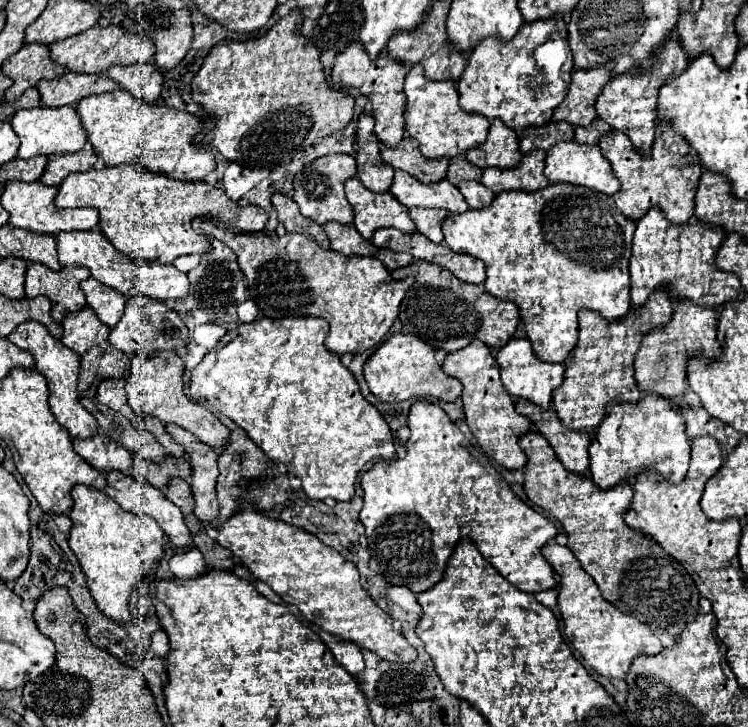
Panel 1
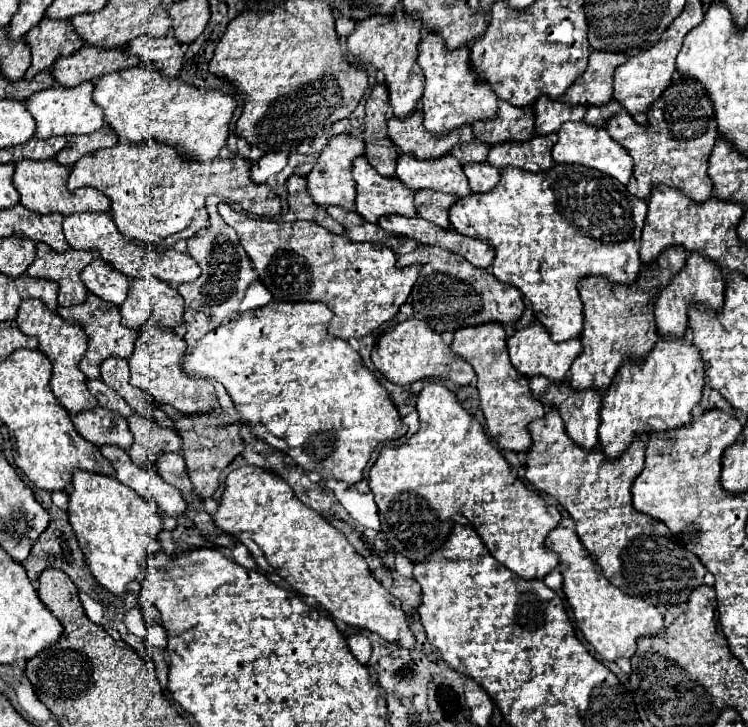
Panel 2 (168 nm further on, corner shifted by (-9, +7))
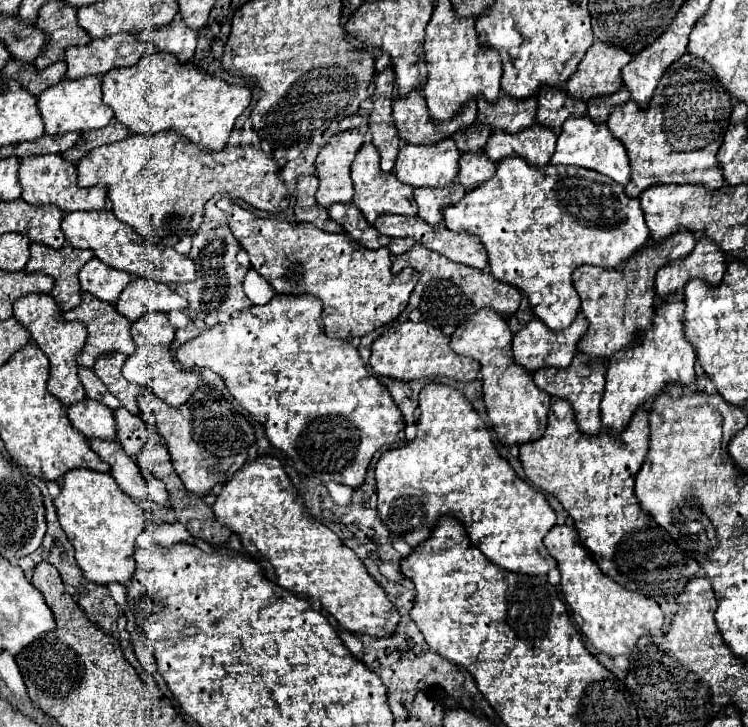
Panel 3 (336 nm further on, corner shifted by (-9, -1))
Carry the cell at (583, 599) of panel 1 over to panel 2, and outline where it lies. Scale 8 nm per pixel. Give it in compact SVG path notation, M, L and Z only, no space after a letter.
M556 527L546 537L546 547L550 551L556 551L560 557L560 573L564 577L562 589L574 611L578 629L606 661L616 661L620 657L630 659L636 651L636 639L640 635L658 635L662 631L664 623L658 609L652 607L652 603L622 593L622 589L614 587L602 575L598 563L592 561L574 529Z

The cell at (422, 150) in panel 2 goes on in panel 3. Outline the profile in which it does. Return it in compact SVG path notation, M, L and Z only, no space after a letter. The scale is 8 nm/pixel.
M414 91L414 95L408 95L406 99L396 99L392 107L394 125L398 129L400 139L408 145L426 145L426 147L450 139L458 129L472 127L474 115L476 103L468 103L466 111L462 111L458 119L446 123L446 127L434 127L434 123L430 123L426 101L422 99L420 91Z

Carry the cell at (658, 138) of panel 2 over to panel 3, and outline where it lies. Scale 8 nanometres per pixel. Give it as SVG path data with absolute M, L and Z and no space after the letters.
M688 53L670 65L644 111L640 111L634 101L614 107L608 119L608 129L626 147L632 167L630 183L624 187L626 195L640 197L646 187L658 183L700 185L708 191L724 187L716 153L730 125L730 113L730 95L722 91L710 67Z

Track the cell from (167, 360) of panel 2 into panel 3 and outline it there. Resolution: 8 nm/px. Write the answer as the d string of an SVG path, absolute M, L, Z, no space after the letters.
M150 311L150 315L144 315L138 323L132 323L132 339L136 341L136 353L130 355L122 367L122 375L140 387L152 389L164 403L172 407L184 405L194 391L198 391L201 375L194 371L184 371L178 367L178 363L172 357L170 345L174 343L174 329L168 325L168 317L158 311Z

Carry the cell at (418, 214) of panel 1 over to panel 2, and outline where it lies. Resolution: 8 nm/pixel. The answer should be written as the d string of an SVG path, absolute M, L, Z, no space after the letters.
M416 191L416 197L414 197L418 217L428 219L440 227L450 227L448 211L456 199L458 199L456 195L446 195L440 191Z

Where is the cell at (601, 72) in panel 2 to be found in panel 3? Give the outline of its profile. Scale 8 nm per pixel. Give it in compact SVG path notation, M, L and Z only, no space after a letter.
M594 41L586 59L582 59L578 71L564 89L572 99L580 101L612 95L622 87L620 71L630 63L630 59L632 57L626 55L626 51L614 51L614 47Z

